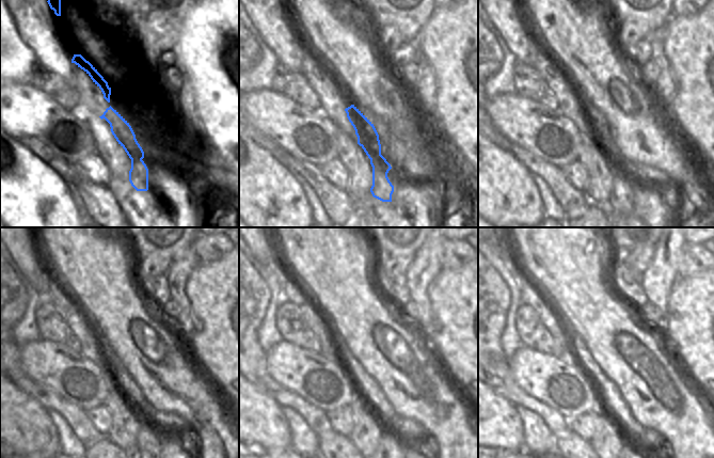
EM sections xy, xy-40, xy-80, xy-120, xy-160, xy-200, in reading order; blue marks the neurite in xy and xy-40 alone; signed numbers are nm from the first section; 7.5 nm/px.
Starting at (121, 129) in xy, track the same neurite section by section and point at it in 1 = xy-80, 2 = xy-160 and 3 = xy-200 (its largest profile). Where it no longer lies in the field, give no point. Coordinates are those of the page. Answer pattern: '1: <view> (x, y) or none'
1: xy-80 (620, 202)
2: xy-160 (389, 442)
3: xy-200 (629, 444)

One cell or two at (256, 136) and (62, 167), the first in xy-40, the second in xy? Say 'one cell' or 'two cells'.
one cell

